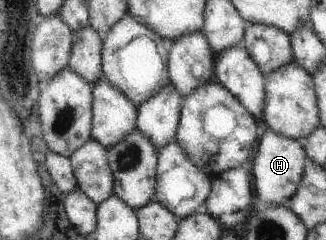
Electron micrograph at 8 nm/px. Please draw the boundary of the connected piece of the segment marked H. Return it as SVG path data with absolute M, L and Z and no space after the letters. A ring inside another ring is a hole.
M267 127L265 134L260 134L257 142L256 155L254 155L254 189L260 201L260 205L284 204L297 192L301 184L303 173L305 172L305 159L307 158L305 149L301 141L293 140L274 133Z

